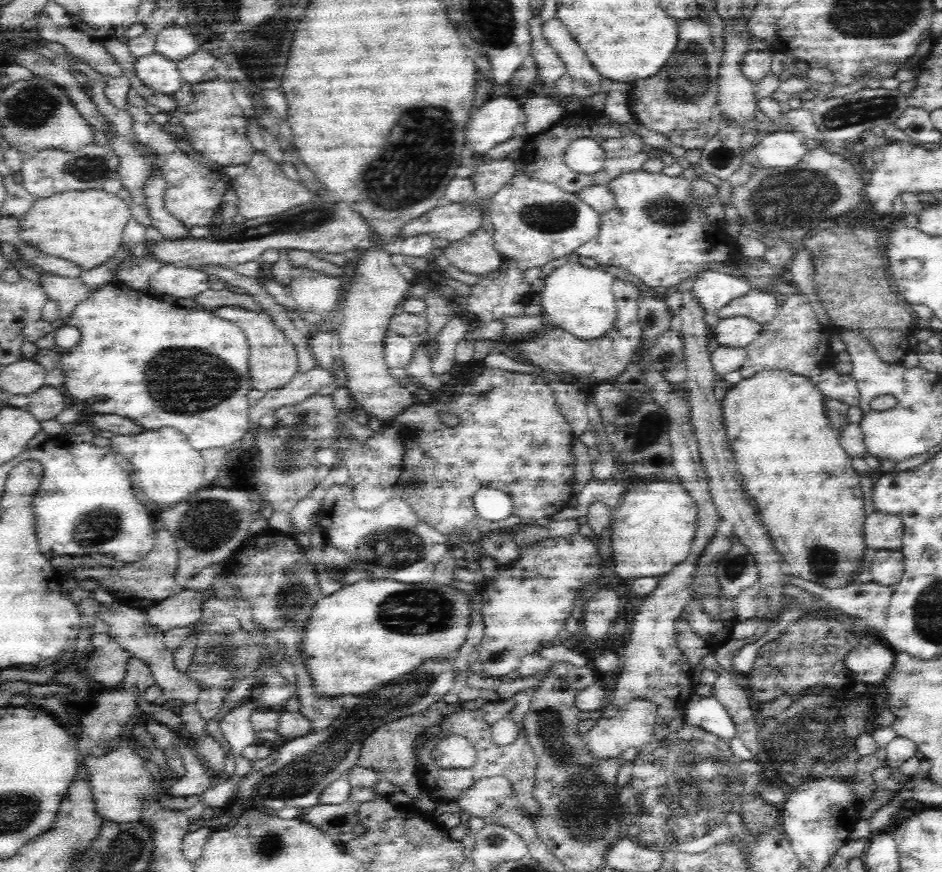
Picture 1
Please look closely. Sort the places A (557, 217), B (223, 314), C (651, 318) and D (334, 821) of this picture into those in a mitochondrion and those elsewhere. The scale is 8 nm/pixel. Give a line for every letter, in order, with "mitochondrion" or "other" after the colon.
A: mitochondrion
B: other
C: mitochondrion
D: mitochondrion

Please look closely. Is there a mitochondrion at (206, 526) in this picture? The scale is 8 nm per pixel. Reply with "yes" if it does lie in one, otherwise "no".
yes

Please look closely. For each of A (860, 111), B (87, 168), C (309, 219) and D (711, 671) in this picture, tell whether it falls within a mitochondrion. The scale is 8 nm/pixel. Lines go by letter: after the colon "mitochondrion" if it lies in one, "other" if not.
A: mitochondrion
B: mitochondrion
C: mitochondrion
D: other

